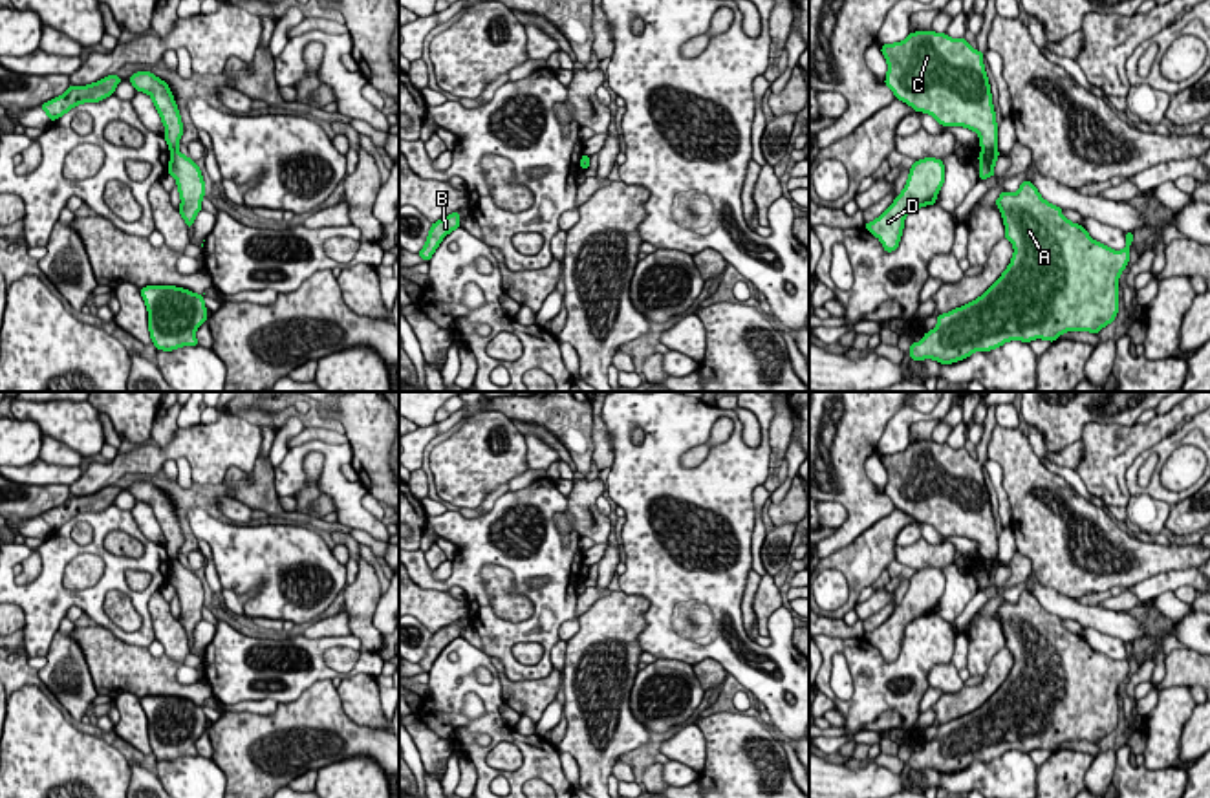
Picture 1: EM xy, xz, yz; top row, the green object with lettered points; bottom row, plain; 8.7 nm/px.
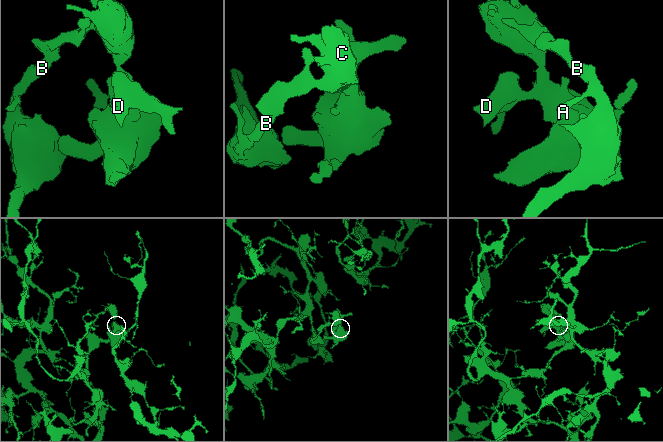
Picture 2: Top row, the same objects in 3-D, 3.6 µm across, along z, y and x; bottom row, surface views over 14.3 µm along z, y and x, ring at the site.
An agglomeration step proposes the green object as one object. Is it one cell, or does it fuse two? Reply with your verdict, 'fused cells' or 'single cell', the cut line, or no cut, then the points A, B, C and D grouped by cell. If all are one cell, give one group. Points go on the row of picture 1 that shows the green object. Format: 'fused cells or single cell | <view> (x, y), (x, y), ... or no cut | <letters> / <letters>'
fused cells | yz (983, 149), (994, 150) | A D / B C

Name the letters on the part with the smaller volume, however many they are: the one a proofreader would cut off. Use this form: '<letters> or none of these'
A, D

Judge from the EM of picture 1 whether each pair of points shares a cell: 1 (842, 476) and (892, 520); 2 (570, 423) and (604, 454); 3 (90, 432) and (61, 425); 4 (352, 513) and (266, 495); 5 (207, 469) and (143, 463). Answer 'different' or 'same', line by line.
1: different
2: different
3: same
4: different
5: same

